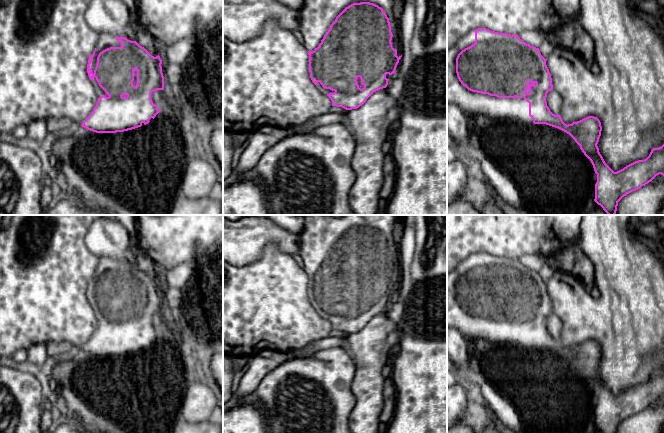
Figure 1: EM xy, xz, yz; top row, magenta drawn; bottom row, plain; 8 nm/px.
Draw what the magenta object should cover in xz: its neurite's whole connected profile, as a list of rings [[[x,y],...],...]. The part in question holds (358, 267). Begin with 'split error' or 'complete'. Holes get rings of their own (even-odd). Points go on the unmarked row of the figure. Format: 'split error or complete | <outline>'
split error | [[[307,215],[304,218],[304,226],[300,232],[301,245],[298,254],[304,263],[302,268],[308,274],[310,282],[310,302],[319,315],[331,323],[332,330],[342,331],[346,334],[357,333],[362,330],[374,316],[387,311],[388,305],[394,298],[399,284],[402,281],[398,246],[394,242],[392,235],[394,225],[398,221],[398,216],[399,215],[343,215],[342,217],[332,217],[325,215]]]

